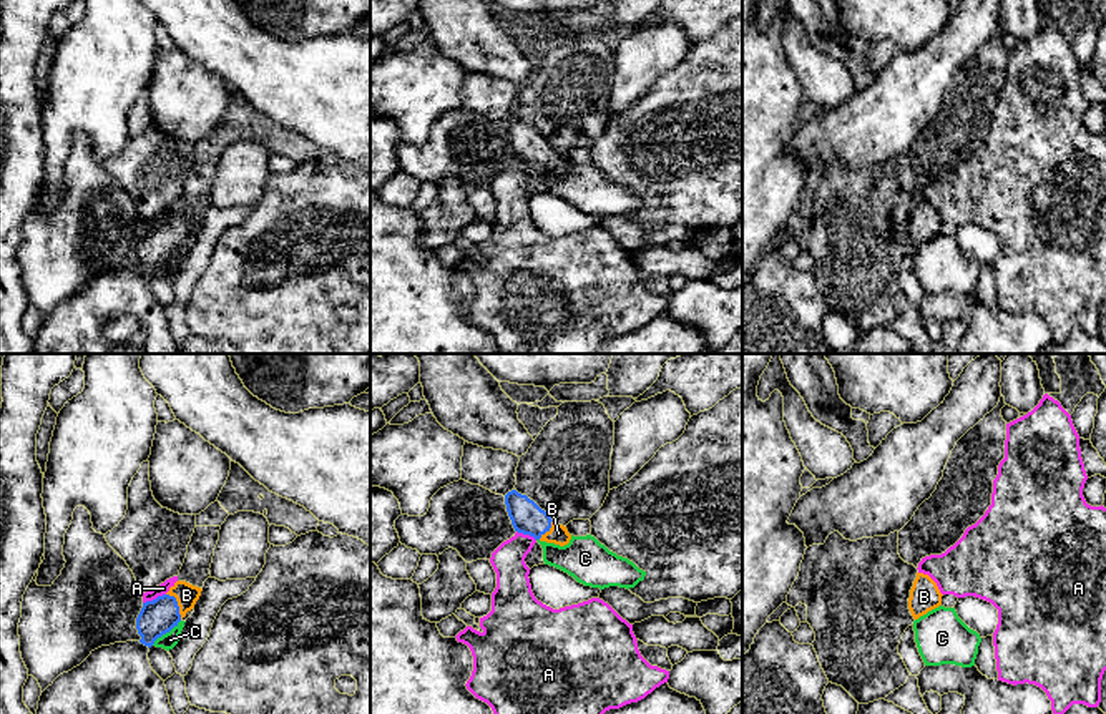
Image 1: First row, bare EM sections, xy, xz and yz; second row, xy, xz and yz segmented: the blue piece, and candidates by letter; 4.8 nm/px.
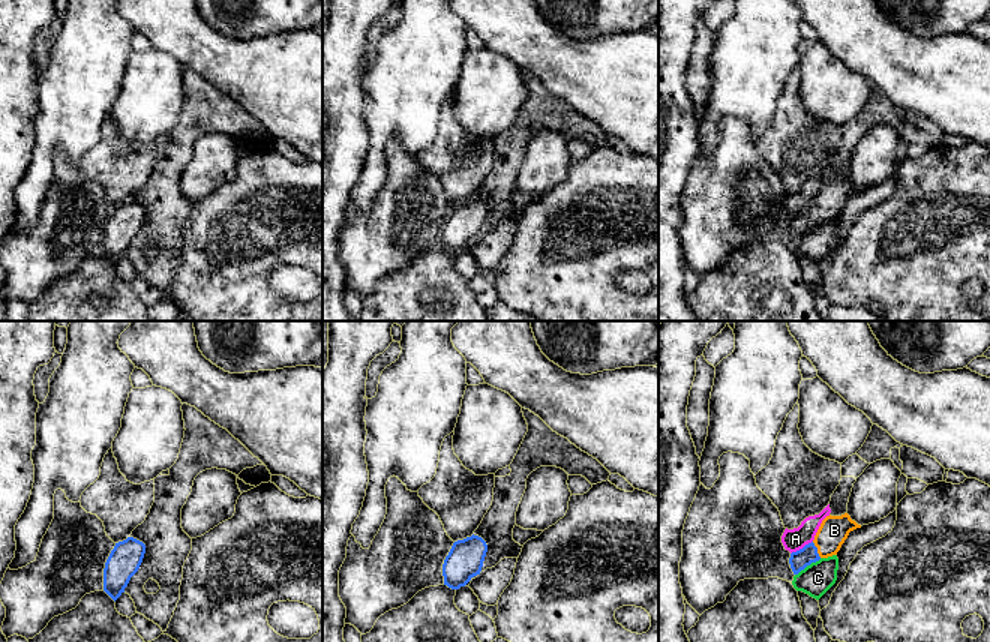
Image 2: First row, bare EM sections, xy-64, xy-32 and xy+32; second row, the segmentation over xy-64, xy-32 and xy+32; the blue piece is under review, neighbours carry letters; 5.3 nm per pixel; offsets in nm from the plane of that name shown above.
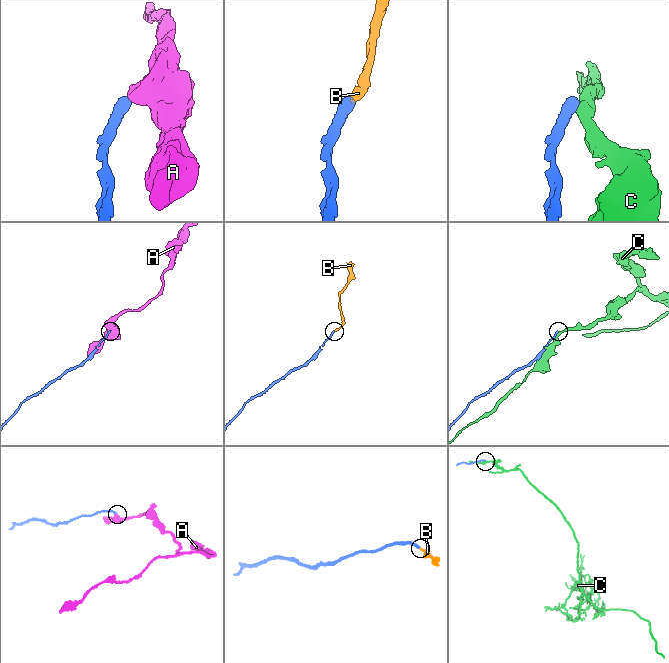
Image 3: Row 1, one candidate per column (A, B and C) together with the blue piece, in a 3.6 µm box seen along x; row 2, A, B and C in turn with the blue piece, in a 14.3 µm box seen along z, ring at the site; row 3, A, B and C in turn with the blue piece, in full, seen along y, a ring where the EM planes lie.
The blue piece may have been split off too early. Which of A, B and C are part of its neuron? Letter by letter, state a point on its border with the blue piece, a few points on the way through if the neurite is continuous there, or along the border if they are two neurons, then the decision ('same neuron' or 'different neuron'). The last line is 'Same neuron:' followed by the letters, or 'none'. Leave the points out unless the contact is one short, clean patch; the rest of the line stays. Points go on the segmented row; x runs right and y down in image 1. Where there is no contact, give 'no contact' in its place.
A: meets blue in xy at (153, 600); border along xy (165, 593), (143, 603); different neuron
B: meets blue in xy at (176, 605); runs through xy (158, 616), (176, 605), (186, 595); same neuron
C: meets blue in xy at (165, 633); border along xy (180, 620), (151, 645); different neuron
Same neuron: B

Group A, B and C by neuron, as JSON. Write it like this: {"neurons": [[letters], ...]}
{"neurons": [["A"], ["B"], ["C"]]}

